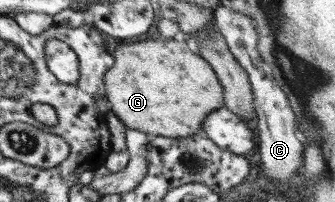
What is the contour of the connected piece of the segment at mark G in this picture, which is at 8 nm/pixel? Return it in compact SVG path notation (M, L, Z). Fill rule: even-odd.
M150 37L145 41L109 44L113 67L103 74L104 98L117 119L150 137L183 138L194 135L203 117L221 107L221 87L209 65L191 53L189 42Z

